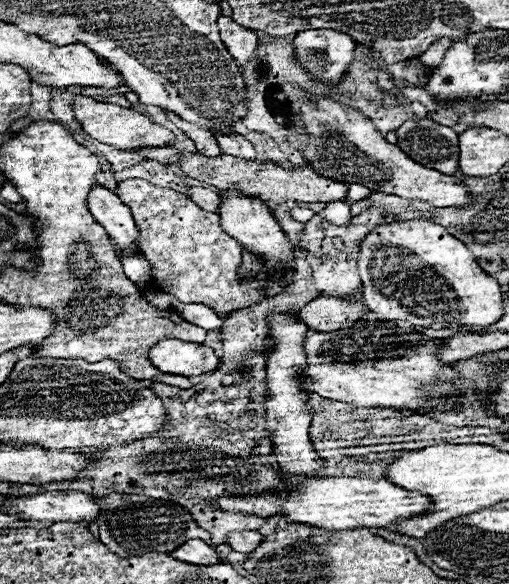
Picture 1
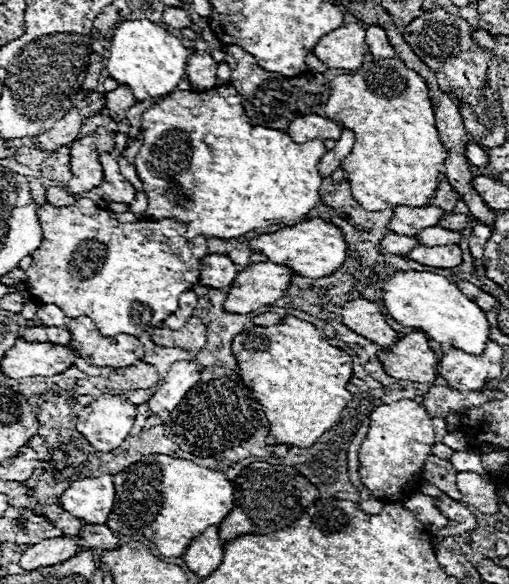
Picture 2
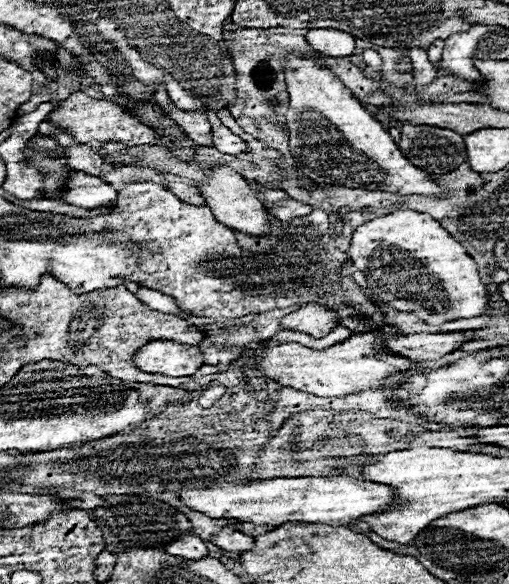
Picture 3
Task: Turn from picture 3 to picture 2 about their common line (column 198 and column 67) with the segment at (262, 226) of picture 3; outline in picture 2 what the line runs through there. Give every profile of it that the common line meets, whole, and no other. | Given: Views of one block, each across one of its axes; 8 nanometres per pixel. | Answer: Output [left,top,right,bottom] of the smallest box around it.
[66,136,102,194]

